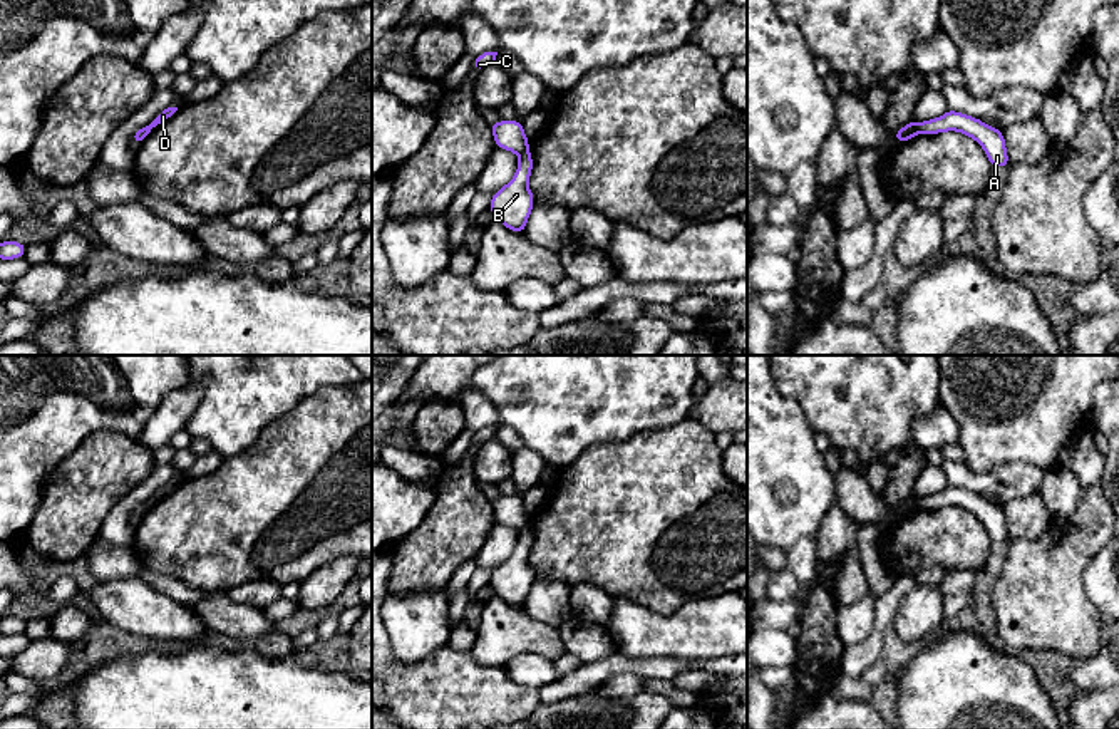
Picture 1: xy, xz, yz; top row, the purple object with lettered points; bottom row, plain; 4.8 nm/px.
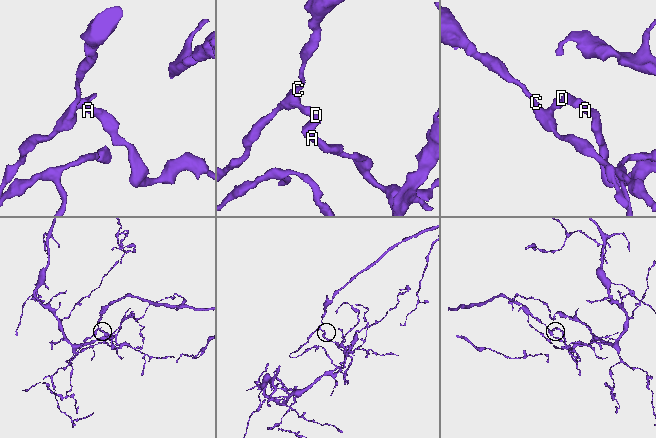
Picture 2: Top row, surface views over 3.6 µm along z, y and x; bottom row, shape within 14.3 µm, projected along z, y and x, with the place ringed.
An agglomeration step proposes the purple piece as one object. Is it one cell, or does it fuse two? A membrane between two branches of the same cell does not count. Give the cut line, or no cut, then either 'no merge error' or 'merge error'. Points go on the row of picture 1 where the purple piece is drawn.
yz (917, 123), (922, 131) | merge error

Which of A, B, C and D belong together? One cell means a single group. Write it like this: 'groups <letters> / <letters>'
groups A B D / C

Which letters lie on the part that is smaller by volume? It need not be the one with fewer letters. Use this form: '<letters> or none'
C

